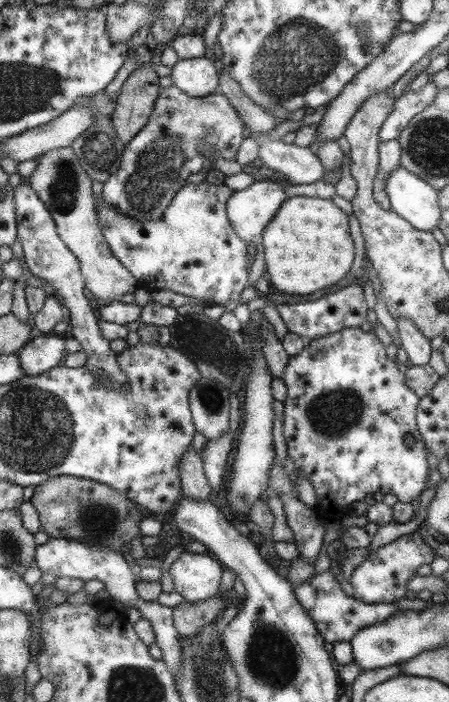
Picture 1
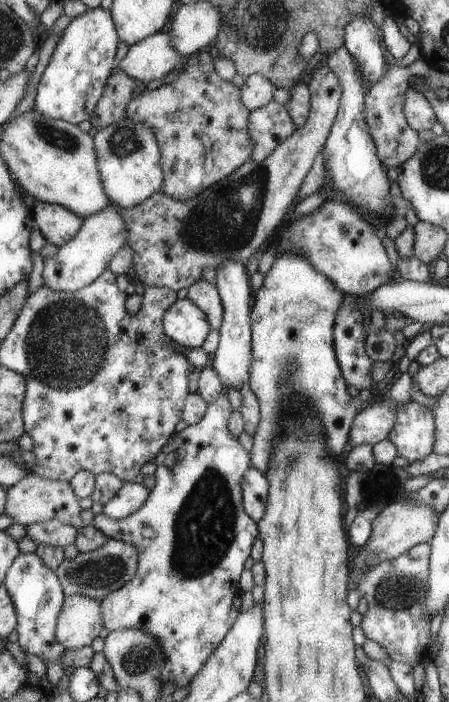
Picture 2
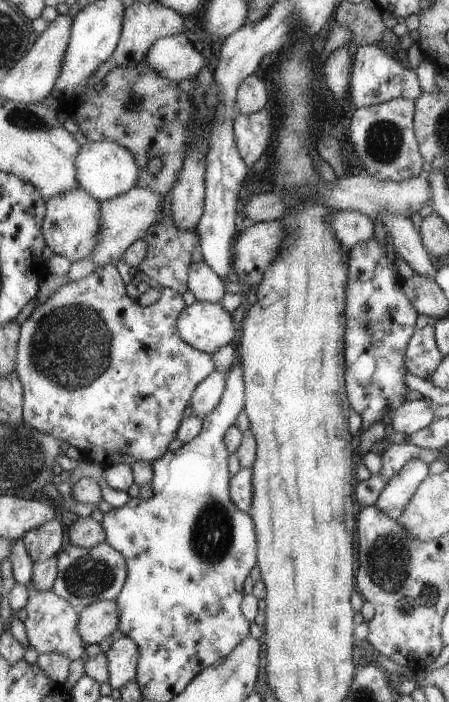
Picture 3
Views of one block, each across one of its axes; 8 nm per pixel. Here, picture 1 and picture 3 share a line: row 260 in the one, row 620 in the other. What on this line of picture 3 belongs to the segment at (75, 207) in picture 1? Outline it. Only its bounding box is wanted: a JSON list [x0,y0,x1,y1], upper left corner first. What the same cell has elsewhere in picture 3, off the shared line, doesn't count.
[78,600,118,645]

